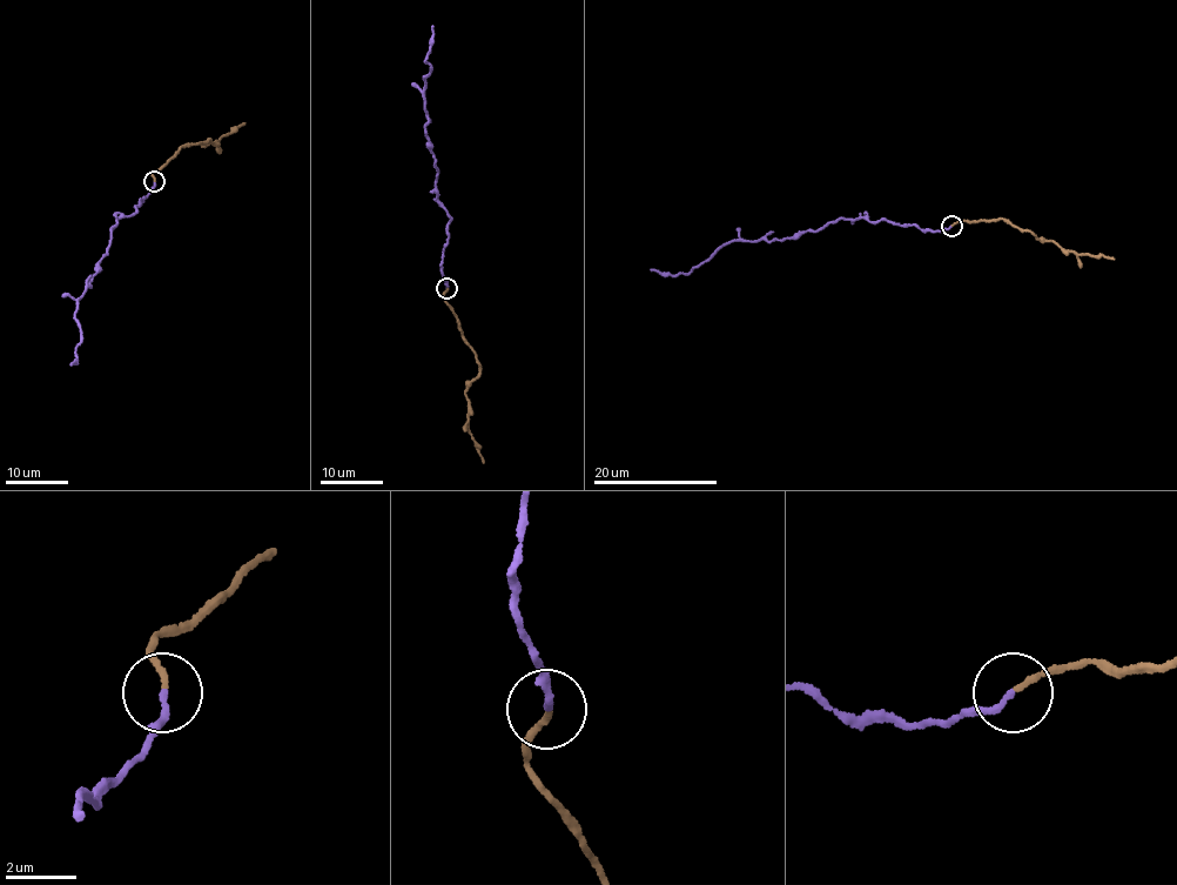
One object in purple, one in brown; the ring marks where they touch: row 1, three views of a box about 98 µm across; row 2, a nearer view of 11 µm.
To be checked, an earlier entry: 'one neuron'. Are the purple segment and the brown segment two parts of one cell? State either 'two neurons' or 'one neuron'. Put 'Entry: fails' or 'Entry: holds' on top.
Entry: fails
two neurons

